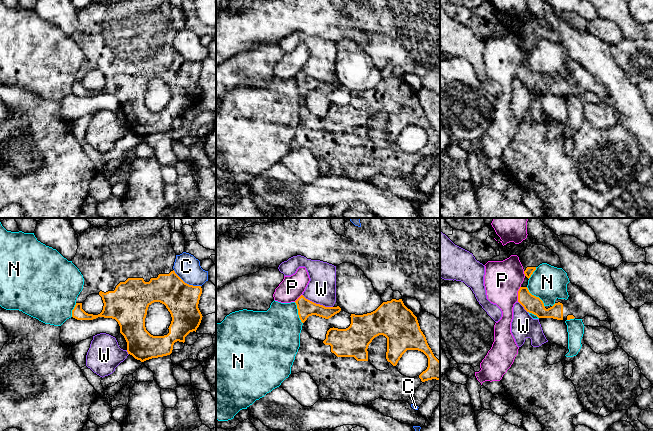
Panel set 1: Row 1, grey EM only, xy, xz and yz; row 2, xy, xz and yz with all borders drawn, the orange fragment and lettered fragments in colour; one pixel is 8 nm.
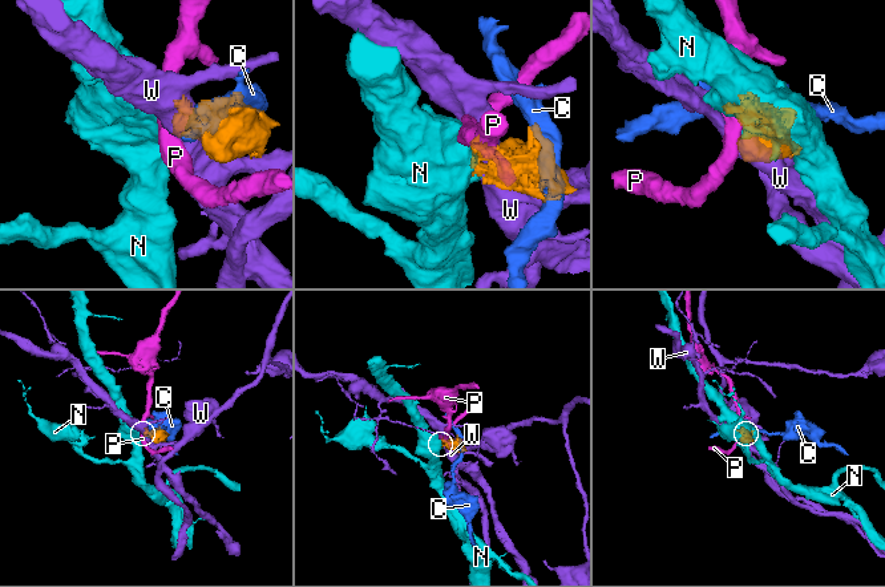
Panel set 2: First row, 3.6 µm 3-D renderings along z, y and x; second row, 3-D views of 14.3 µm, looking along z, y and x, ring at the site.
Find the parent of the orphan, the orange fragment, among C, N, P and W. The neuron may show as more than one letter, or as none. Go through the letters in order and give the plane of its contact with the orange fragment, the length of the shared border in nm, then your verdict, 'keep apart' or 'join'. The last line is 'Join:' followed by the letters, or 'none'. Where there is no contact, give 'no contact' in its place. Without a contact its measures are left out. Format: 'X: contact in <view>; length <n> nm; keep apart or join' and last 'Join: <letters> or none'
C: contact in xy; length 260 nm; keep apart
N: contact in yz; length 220 nm; keep apart
P: contact in yz; length 130 nm; keep apart
W: contact in xz; length 260 nm; keep apart
Join: none

